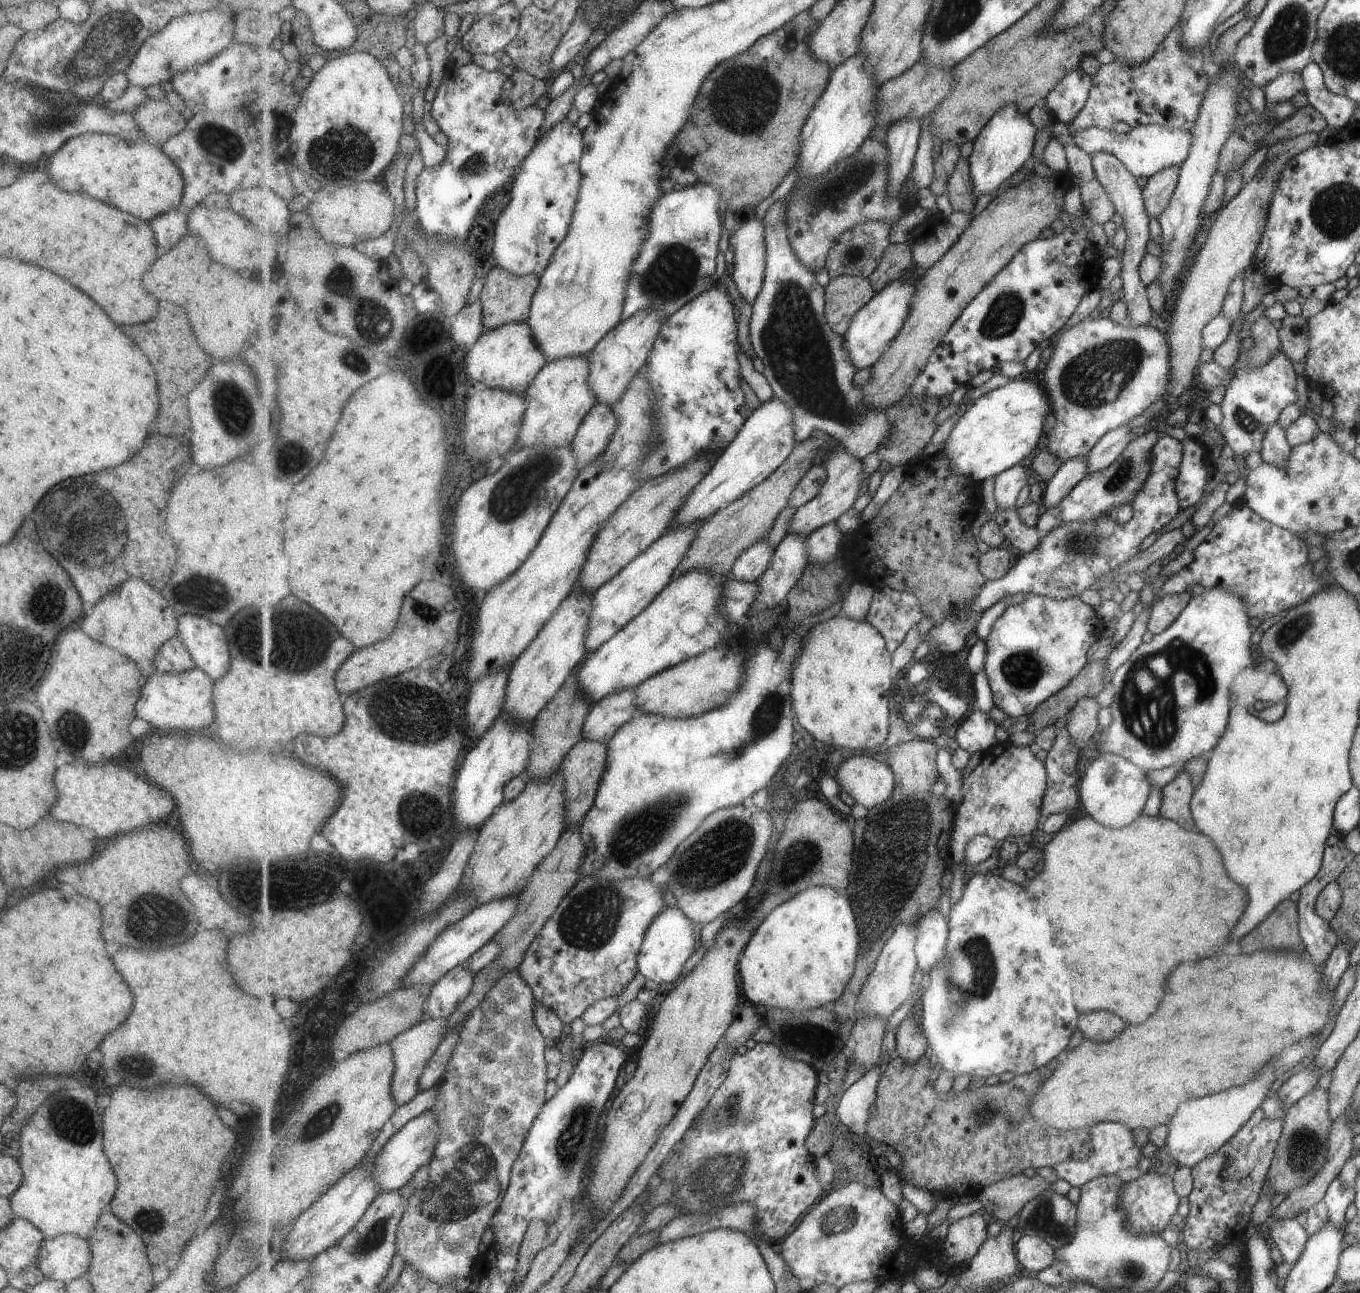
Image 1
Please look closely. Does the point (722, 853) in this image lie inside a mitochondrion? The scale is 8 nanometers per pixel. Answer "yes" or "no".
yes

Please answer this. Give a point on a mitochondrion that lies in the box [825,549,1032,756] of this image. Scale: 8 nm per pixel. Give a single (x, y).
(945, 678)

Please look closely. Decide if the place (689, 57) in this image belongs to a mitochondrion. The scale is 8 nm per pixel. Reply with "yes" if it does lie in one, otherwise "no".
no

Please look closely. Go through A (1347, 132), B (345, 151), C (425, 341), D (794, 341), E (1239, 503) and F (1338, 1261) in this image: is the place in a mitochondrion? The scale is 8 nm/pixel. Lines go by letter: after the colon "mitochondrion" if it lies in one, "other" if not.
A: other
B: mitochondrion
C: other
D: mitochondrion
E: other
F: other

